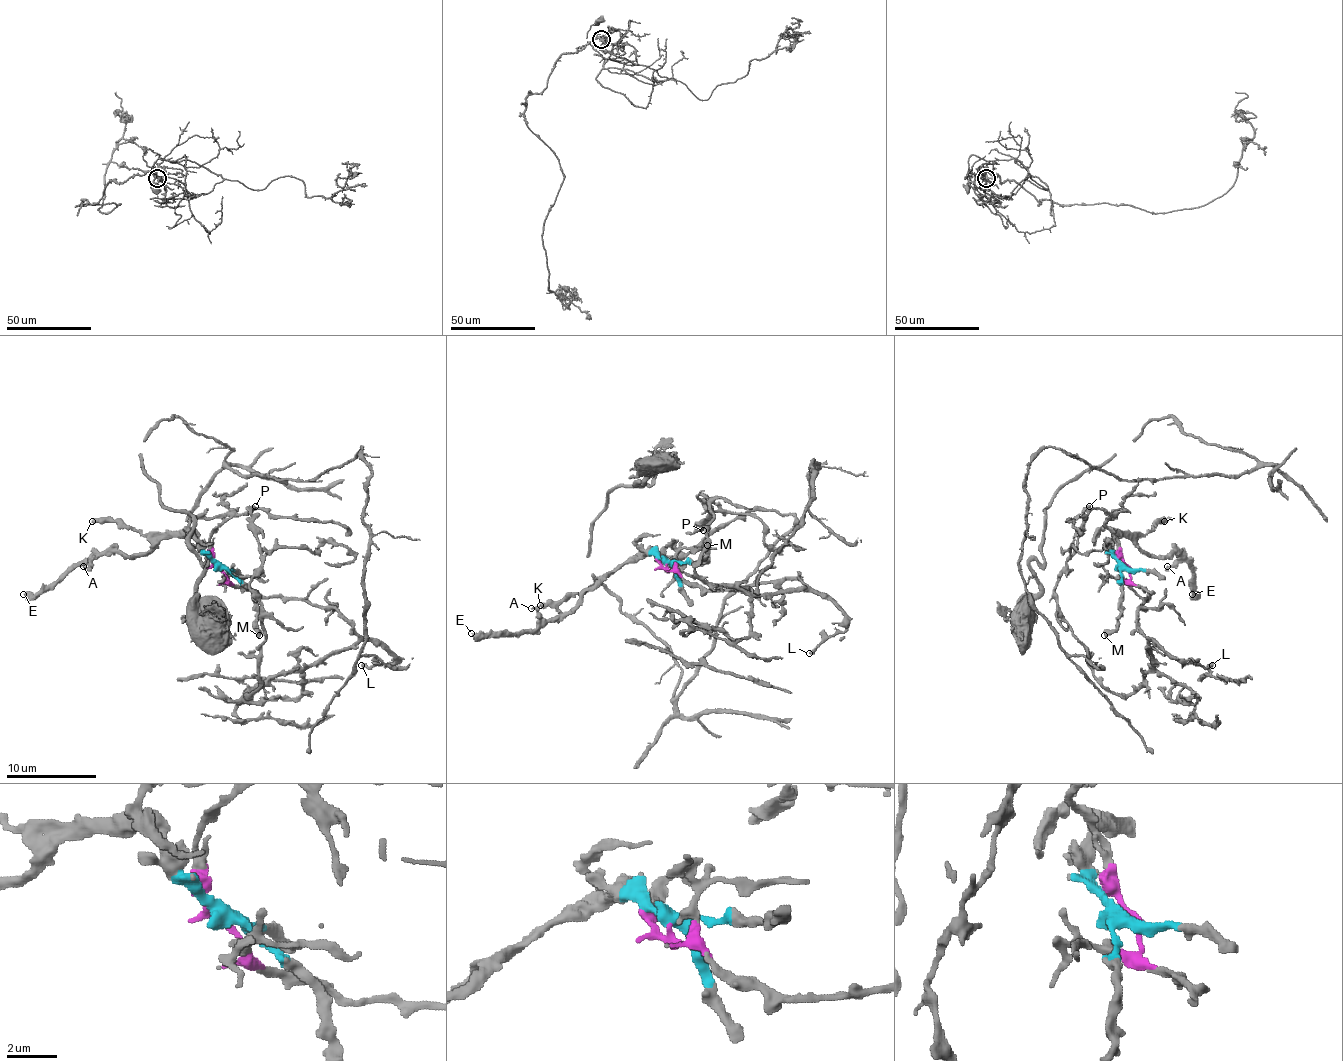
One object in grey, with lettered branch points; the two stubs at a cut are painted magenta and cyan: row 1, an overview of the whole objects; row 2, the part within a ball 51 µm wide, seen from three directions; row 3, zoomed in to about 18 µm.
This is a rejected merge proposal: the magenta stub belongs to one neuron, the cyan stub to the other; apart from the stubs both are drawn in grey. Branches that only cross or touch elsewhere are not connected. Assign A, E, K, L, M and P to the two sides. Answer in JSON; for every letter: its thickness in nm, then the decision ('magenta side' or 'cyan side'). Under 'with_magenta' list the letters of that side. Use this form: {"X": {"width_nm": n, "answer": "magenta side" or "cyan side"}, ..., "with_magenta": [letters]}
{"A": {"width_nm": 240, "answer": "cyan side"}, "E": {"width_nm": 400, "answer": "cyan side"}, "K": {"width_nm": 420, "answer": "cyan side"}, "L": {"width_nm": 280, "answer": "magenta side"}, "M": {"width_nm": 480, "answer": "cyan side"}, "P": {"width_nm": 180, "answer": "magenta side"}, "with_magenta": ["L", "P"]}

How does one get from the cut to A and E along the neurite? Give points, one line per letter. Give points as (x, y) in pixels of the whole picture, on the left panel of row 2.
A: (219, 568), (190, 535), (168, 535), (136, 555), (109, 553), (94, 557), (89, 566), (82, 566)
E: (219, 568), (190, 535), (170, 535), (145, 553), (109, 553), (73, 564), (33, 595), (24, 593)

